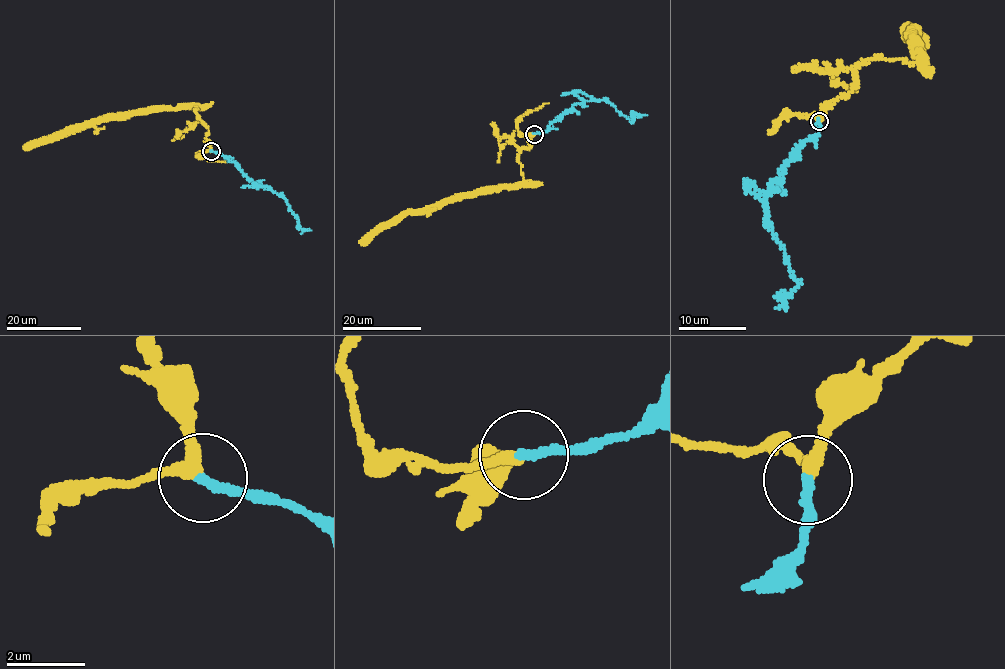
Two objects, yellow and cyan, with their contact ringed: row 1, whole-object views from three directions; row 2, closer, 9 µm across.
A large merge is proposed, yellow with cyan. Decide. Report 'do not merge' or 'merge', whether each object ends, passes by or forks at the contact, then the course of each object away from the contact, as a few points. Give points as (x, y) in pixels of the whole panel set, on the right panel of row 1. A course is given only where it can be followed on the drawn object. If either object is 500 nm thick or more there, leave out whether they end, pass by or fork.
merge | yellow passes by | cyan ends | yellow via (819, 121), (852, 89), (861, 64), (884, 57), (920, 60), (906, 23), (919, 40) | cyan via (819, 121), (819, 129), (800, 146), (764, 199), (769, 229), (797, 279), (797, 286), (785, 301), (785, 311)

